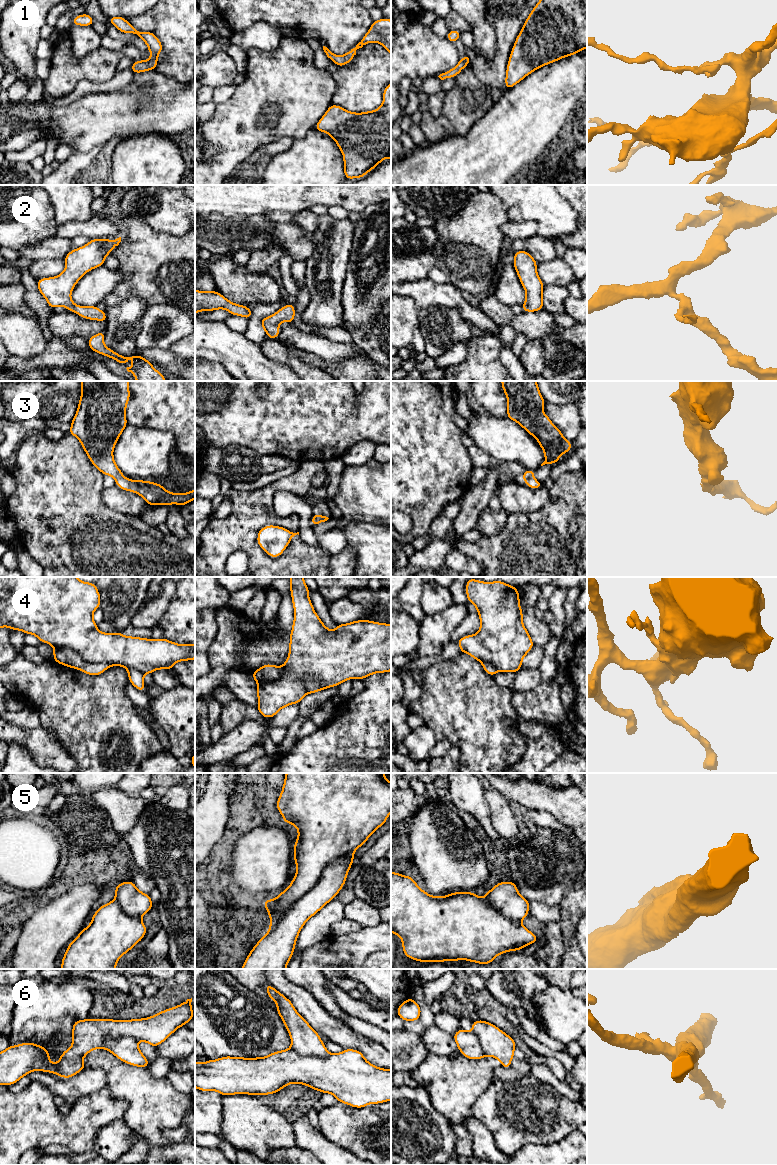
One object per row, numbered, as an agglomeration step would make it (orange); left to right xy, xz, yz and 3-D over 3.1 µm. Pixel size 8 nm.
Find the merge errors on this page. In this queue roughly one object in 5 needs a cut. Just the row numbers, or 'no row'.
4, 5, 6

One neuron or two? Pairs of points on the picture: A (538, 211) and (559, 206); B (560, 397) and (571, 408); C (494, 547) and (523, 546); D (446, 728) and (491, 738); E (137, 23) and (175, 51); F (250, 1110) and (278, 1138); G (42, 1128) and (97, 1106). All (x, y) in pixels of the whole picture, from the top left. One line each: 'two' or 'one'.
A: one
B: two
C: one
D: one
E: one
F: one
G: one

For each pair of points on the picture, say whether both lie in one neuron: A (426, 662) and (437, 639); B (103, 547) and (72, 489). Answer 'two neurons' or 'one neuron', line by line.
A: two neurons
B: one neuron

